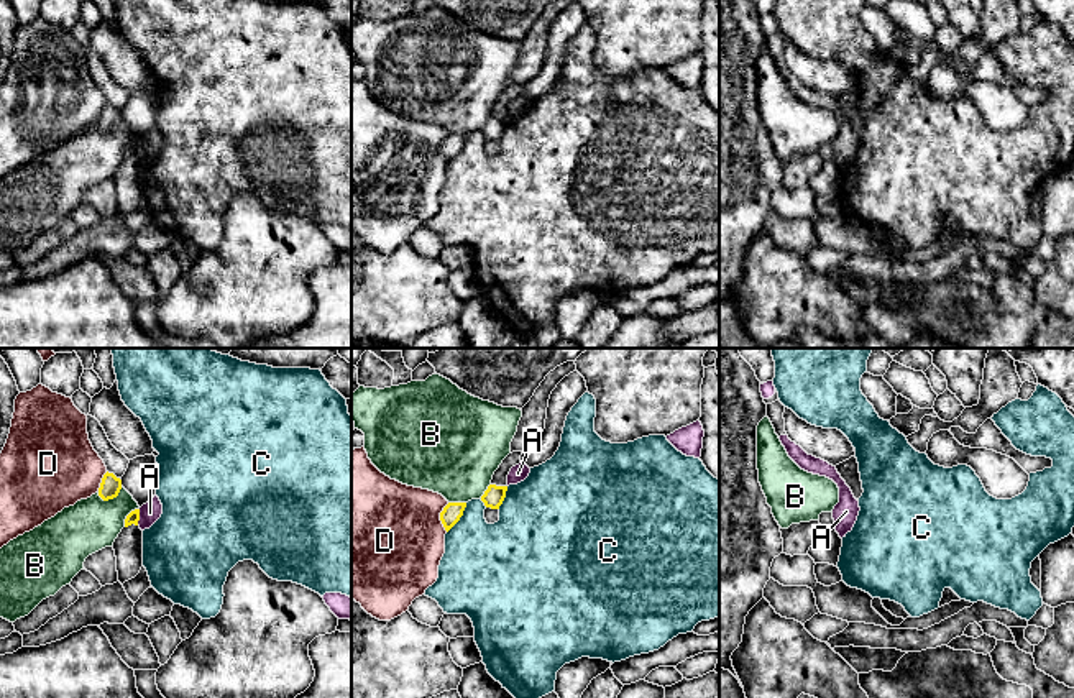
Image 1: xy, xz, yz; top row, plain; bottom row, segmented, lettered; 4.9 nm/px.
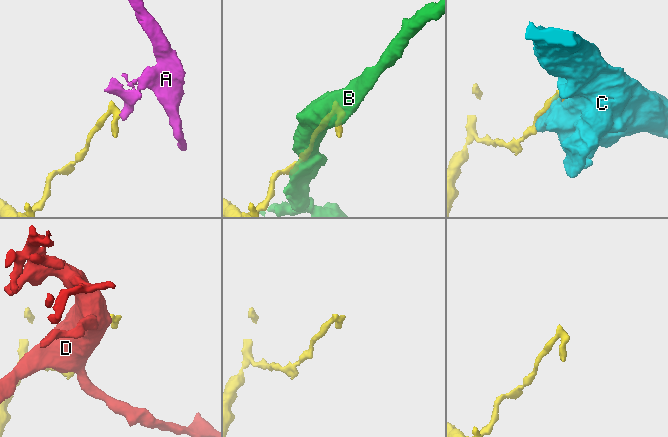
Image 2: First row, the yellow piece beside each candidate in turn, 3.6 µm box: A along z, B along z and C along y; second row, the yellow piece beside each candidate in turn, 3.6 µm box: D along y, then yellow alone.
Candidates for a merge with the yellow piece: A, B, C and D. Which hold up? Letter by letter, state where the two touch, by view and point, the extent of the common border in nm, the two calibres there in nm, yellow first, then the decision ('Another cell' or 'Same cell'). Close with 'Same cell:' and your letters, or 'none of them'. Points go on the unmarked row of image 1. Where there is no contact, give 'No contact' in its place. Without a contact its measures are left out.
A: Touches yellow at xy (138, 150). Shared border 80 nm. Thickness 60 nm (yellow) against 100 nm. Another cell
B: Touches yellow at xy (110, 130). Shared border 130 nm. Thickness 100 nm (yellow) against 260 nm. Another cell
C: Touches yellow at xz (460, 148). Shared border 180 nm. Thickness 90 nm (yellow) against 380 nm. Another cell
D: Touches yellow at xz (440, 150). Shared border 140 nm. Thickness 90 nm (yellow) against 500 nm. Another cell
Same cell: none of them

